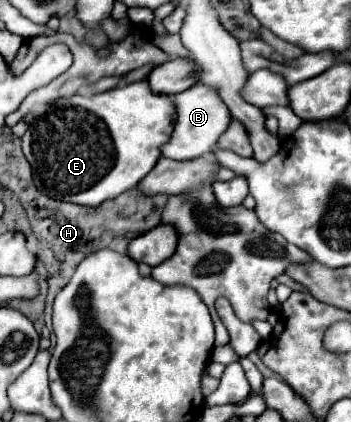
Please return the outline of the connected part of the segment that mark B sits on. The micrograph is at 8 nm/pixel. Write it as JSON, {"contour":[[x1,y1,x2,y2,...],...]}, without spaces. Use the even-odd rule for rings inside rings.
{"contour":[[197,83,189,89,177,93,173,99,177,105,177,123,175,123,169,143,163,145,163,157,175,159,175,161,187,161,187,159,195,159,205,153,211,153,217,145,217,139,229,127,229,121,231,121,229,109,221,99,219,89]]}

